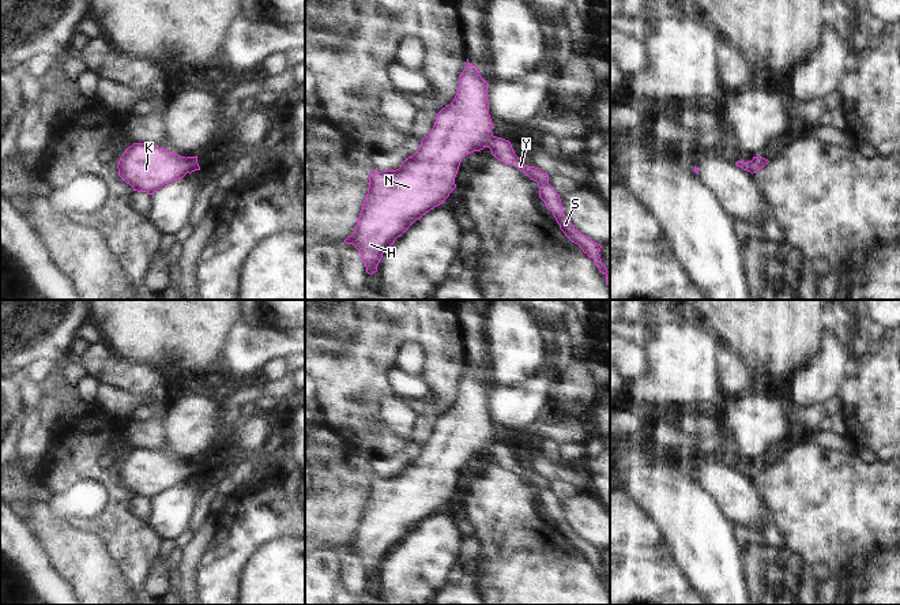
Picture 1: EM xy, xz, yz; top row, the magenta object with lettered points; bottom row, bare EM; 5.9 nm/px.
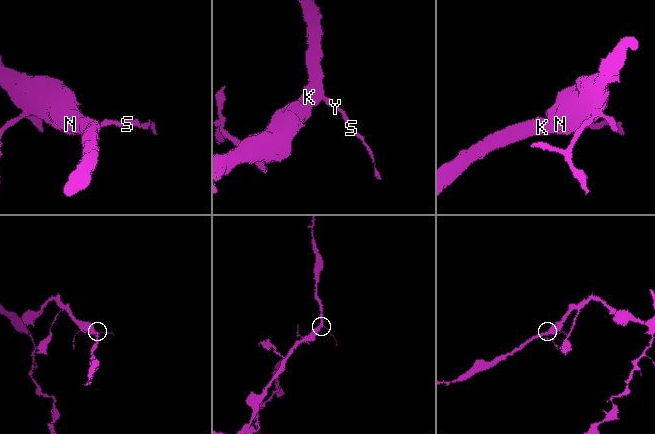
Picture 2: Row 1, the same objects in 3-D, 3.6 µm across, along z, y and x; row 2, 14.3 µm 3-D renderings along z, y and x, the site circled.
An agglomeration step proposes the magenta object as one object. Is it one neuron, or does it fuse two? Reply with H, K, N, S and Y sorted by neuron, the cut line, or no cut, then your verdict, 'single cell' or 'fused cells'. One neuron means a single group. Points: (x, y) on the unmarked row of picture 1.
H K N S Y; no cut; single cell

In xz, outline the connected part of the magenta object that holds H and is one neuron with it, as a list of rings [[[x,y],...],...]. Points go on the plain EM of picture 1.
[[[467,364],[453,406],[436,420],[434,431],[421,446],[418,456],[396,476],[372,476],[355,536],[344,548],[358,555],[366,578],[372,580],[395,545],[422,521],[443,510],[456,493],[455,482],[462,465],[489,452],[498,466],[516,470],[538,488],[539,503],[553,518],[560,534],[594,564],[610,591],[610,578],[599,560],[602,550],[576,536],[565,522],[560,500],[549,489],[549,480],[526,470],[509,446],[492,439],[487,391]]]

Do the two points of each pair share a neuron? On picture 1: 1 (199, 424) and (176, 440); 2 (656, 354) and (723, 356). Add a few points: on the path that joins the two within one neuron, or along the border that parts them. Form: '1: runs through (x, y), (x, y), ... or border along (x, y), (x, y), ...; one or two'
1: runs through (194, 427), (181, 439); one
2: border along (718, 344), (718, 380), (720, 387); two

